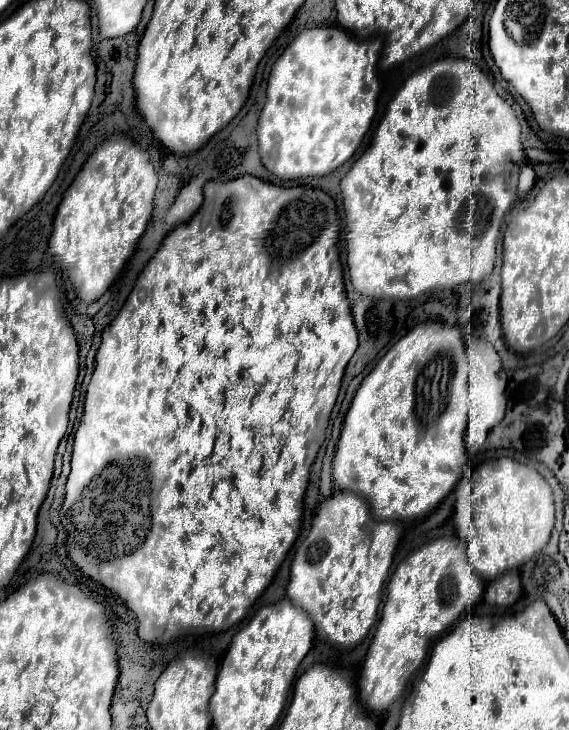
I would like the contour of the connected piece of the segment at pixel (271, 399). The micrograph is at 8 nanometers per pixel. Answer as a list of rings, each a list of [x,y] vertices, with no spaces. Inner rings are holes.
[[[243,175],[237,177],[233,181],[209,181],[203,187],[203,209],[199,213],[195,213],[187,223],[181,223],[179,227],[175,227],[161,243],[159,251],[151,257],[151,261],[145,265],[145,269],[141,271],[141,275],[135,281],[133,291],[129,293],[123,309],[119,311],[119,315],[115,317],[115,321],[109,325],[109,331],[103,333],[103,341],[101,347],[97,351],[97,367],[93,371],[93,377],[89,381],[87,387],[87,397],[85,397],[85,411],[83,411],[83,419],[79,423],[79,429],[75,433],[75,443],[73,443],[73,457],[71,457],[71,473],[65,485],[65,501],[61,507],[61,523],[67,531],[67,553],[71,557],[71,561],[91,579],[99,581],[101,585],[105,585],[107,589],[111,589],[113,593],[117,593],[125,605],[135,613],[137,621],[139,621],[139,637],[147,643],[155,643],[155,645],[167,645],[169,641],[183,635],[185,631],[191,629],[191,632],[197,630],[203,631],[203,635],[220,634],[227,631],[229,627],[237,625],[249,611],[249,607],[253,605],[253,601],[265,591],[265,587],[271,583],[273,575],[277,573],[279,565],[283,563],[287,551],[291,549],[291,545],[297,539],[299,527],[301,527],[301,515],[303,515],[303,495],[309,483],[309,469],[317,457],[317,451],[321,449],[323,441],[325,441],[325,429],[329,425],[329,417],[331,417],[331,409],[337,401],[339,395],[339,387],[341,387],[341,377],[345,371],[345,365],[349,363],[349,359],[353,357],[355,349],[357,349],[357,329],[353,325],[353,315],[349,309],[349,301],[347,301],[347,293],[345,293],[345,285],[343,285],[343,267],[339,261],[339,219],[337,219],[337,211],[335,211],[335,201],[323,193],[321,189],[313,189],[313,187],[279,187],[267,181],[261,181],[257,177],[251,175]]]

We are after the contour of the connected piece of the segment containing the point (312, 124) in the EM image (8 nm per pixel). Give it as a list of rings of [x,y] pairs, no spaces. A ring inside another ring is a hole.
[[[313,27],[301,31],[275,61],[267,81],[267,101],[259,115],[259,155],[269,173],[283,181],[297,177],[323,177],[351,159],[367,133],[379,97],[377,61],[383,49],[381,37],[355,41],[341,27]]]

